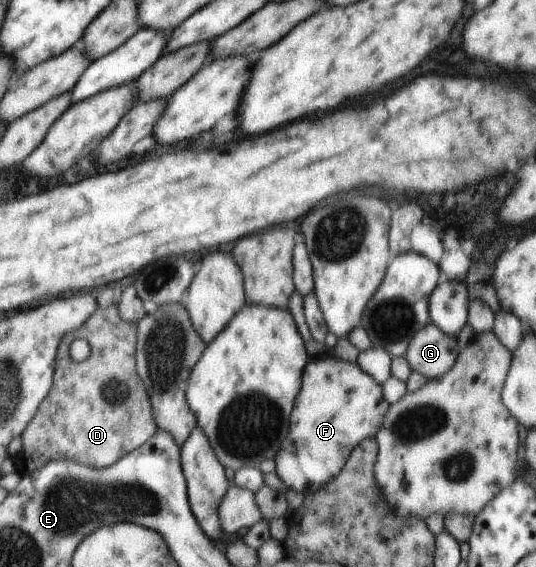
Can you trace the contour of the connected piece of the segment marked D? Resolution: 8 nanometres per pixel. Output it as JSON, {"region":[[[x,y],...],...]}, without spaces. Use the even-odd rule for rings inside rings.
{"region":[[[115,306],[107,310],[99,308],[97,314],[93,314],[81,328],[63,336],[55,356],[57,370],[54,370],[55,378],[52,380],[52,387],[21,434],[23,443],[21,460],[28,473],[42,467],[50,460],[57,459],[67,459],[94,469],[102,469],[115,464],[122,456],[143,446],[156,433],[159,428],[153,416],[149,393],[137,378],[136,336],[135,323],[127,324],[121,320]],[[77,338],[85,338],[91,346],[91,356],[85,362],[73,362],[69,358],[69,346]],[[87,392],[98,392],[97,404],[91,404],[87,400]]]}

